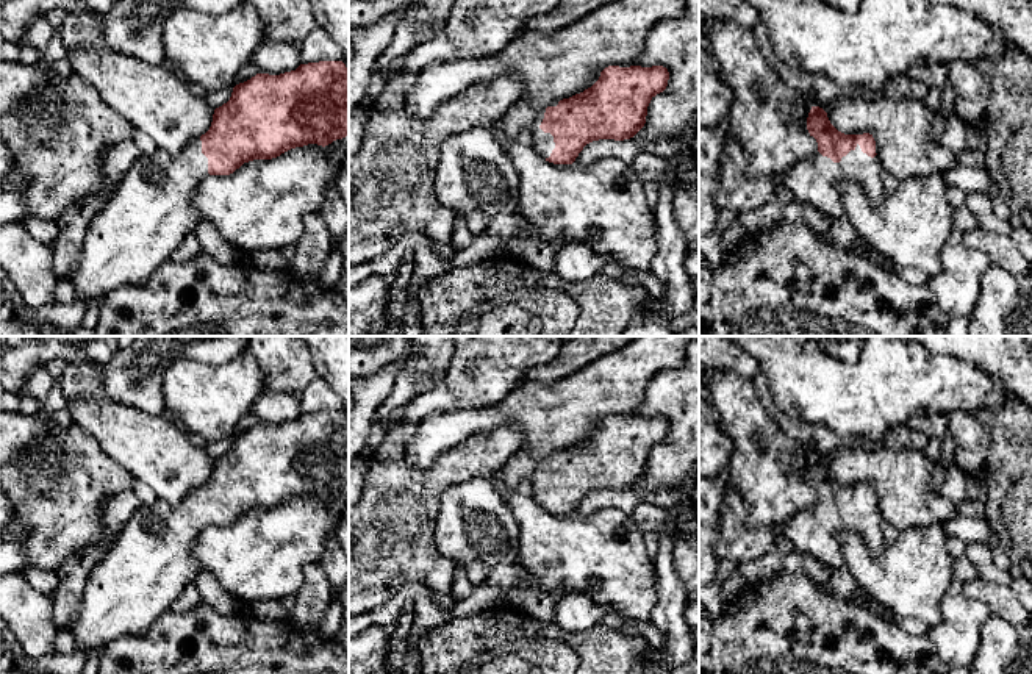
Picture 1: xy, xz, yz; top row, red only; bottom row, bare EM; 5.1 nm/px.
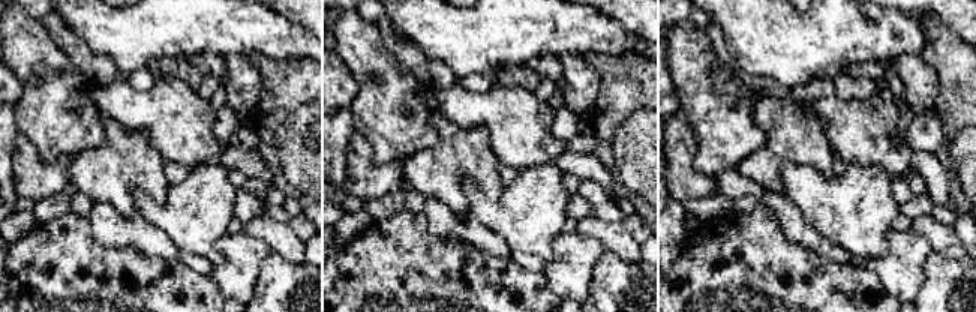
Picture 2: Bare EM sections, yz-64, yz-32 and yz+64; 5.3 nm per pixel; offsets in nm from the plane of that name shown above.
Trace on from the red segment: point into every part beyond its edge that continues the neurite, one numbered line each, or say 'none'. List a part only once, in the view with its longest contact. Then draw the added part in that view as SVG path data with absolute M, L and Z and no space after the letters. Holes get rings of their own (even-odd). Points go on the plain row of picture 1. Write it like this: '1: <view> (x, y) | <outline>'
1: xz (519, 466) | M521 449L514 452L493 475L502 480L505 500L521 480L527 480L532 486L535 502L544 510L549 508L555 499L554 486L550 483L544 483L539 475L544 469L546 458L557 455L558 452L535 460Z

